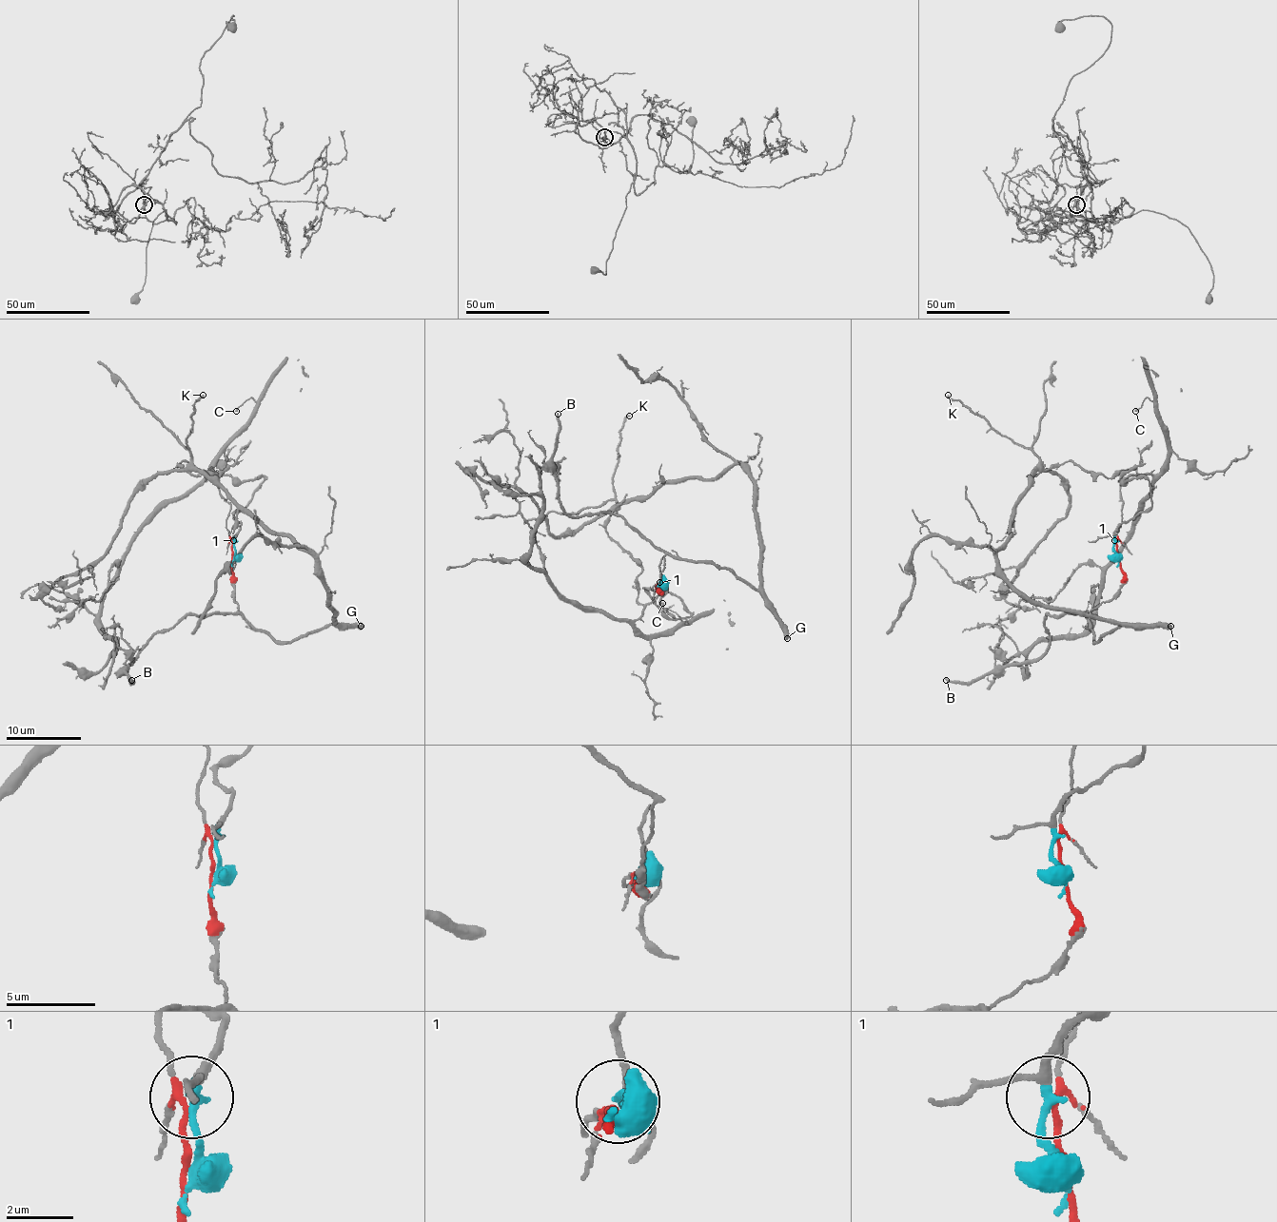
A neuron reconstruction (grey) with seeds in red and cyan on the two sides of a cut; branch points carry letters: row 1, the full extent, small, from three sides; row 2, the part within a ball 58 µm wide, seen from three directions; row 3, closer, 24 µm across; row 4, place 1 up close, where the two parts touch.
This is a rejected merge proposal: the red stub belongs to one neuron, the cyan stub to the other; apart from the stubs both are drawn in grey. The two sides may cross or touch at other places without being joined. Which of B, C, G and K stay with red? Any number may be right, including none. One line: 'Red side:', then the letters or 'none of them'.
Red side: B, G, K

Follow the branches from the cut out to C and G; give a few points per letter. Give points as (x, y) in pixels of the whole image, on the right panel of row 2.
C: (1118, 559), (1114, 533), (1150, 507), (1150, 482), (1124, 480), (1156, 475), (1167, 458), (1154, 404), (1135, 411)
G: (1118, 559), (1122, 572), (1120, 589), (1109, 600), (1087, 613), (1094, 640), (1096, 642), (1124, 625), (1170, 627)

